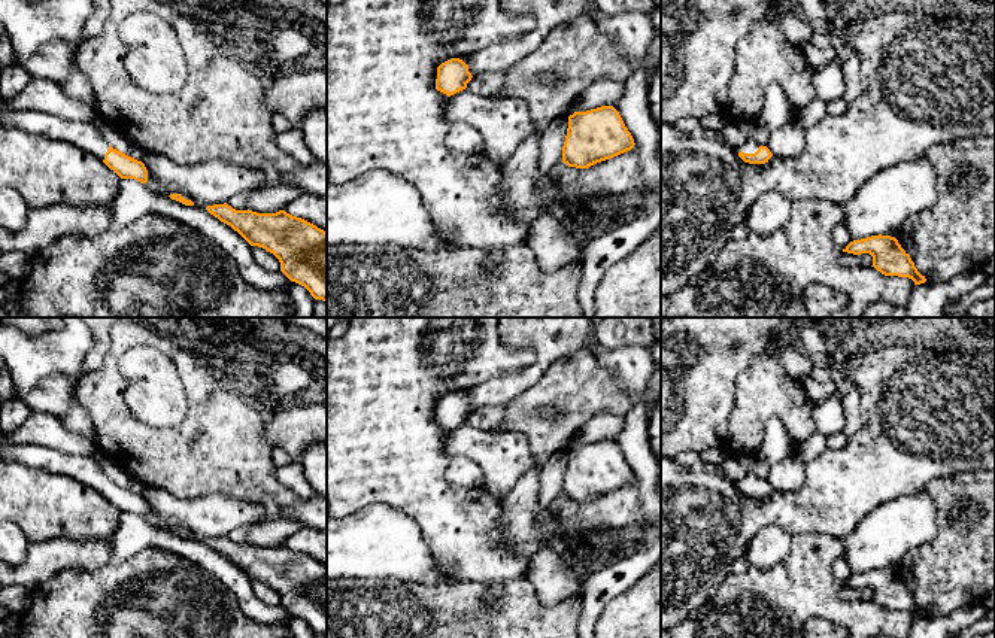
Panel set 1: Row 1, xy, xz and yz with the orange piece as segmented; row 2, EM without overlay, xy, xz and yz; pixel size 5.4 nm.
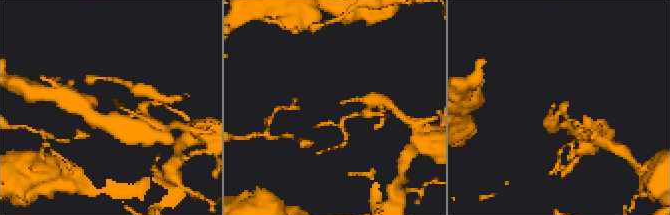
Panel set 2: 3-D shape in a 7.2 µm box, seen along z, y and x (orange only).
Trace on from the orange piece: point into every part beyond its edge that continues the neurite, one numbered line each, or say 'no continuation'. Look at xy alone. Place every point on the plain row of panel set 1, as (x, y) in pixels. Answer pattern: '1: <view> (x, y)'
1: xy (87, 470)

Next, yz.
1: yz (749, 480)

